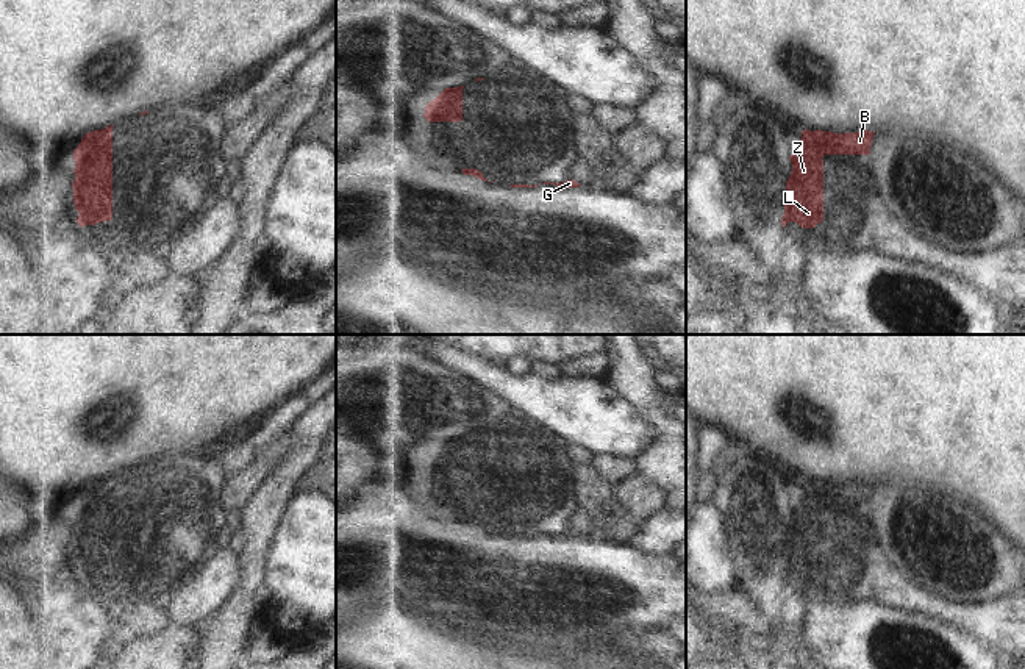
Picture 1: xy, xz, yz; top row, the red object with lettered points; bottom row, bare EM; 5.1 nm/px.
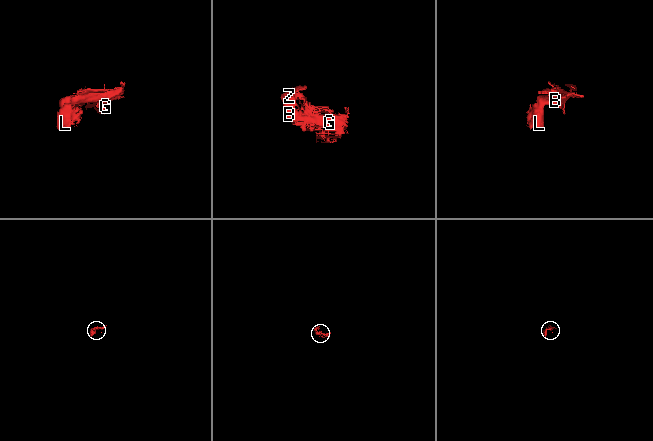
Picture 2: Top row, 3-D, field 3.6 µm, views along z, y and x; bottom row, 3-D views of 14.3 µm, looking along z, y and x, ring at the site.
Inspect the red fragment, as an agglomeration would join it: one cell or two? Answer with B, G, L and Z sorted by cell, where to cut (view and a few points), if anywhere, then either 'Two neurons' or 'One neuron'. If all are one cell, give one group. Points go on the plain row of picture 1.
Groups: B G / L Z. Split along xy (111, 504), (94, 508), (89, 513), (75, 513). Two neurons

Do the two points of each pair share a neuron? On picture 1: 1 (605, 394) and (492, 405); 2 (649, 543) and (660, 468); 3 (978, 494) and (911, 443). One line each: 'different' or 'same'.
1: different
2: different
3: same

